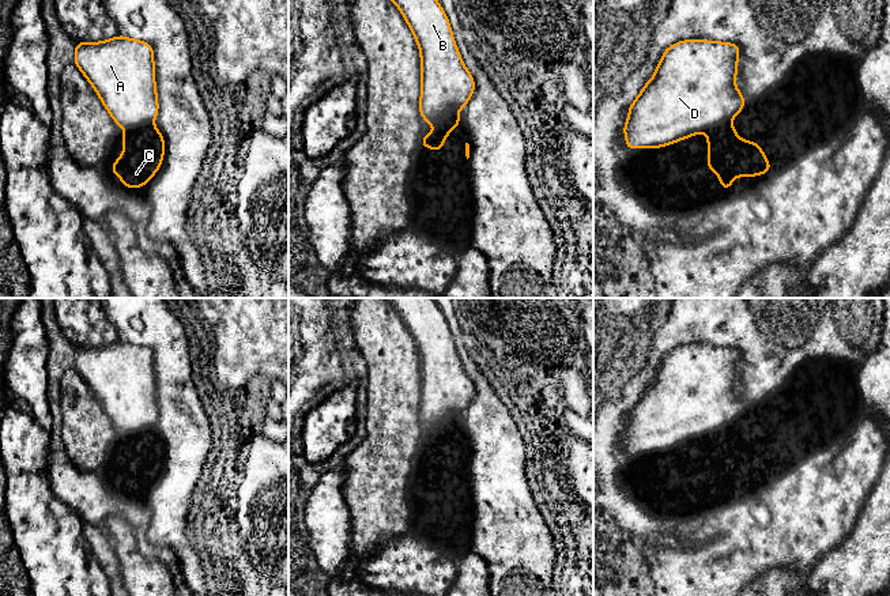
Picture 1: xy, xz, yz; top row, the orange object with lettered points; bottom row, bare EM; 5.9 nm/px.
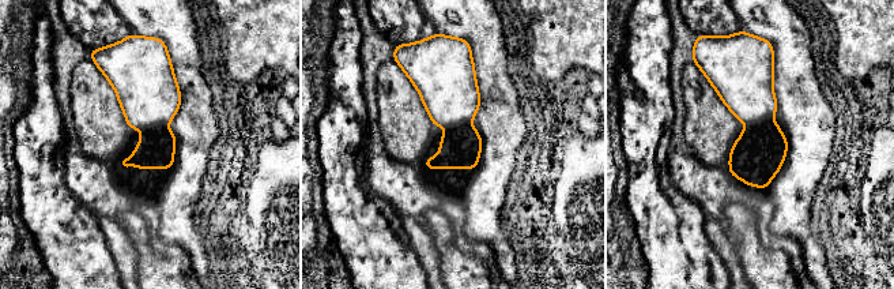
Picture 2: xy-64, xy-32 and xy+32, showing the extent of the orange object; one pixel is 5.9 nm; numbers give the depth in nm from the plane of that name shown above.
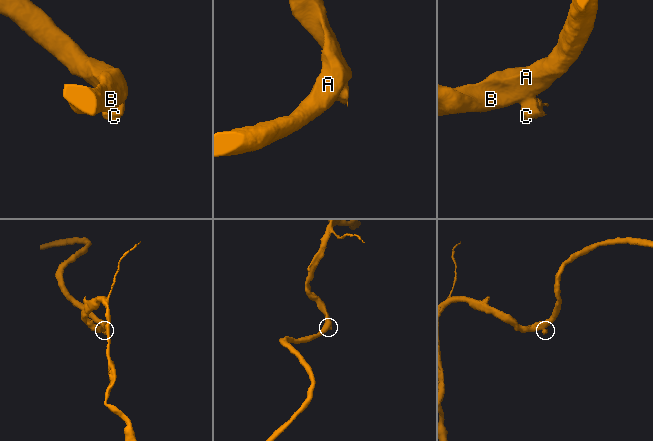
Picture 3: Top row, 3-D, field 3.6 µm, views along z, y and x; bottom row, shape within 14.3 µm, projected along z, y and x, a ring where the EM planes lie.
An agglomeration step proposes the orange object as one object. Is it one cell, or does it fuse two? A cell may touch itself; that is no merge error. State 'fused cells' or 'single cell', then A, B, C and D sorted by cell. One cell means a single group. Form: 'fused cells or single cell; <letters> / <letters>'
fused cells; A B D / C

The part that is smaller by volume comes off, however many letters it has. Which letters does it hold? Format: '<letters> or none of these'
C

